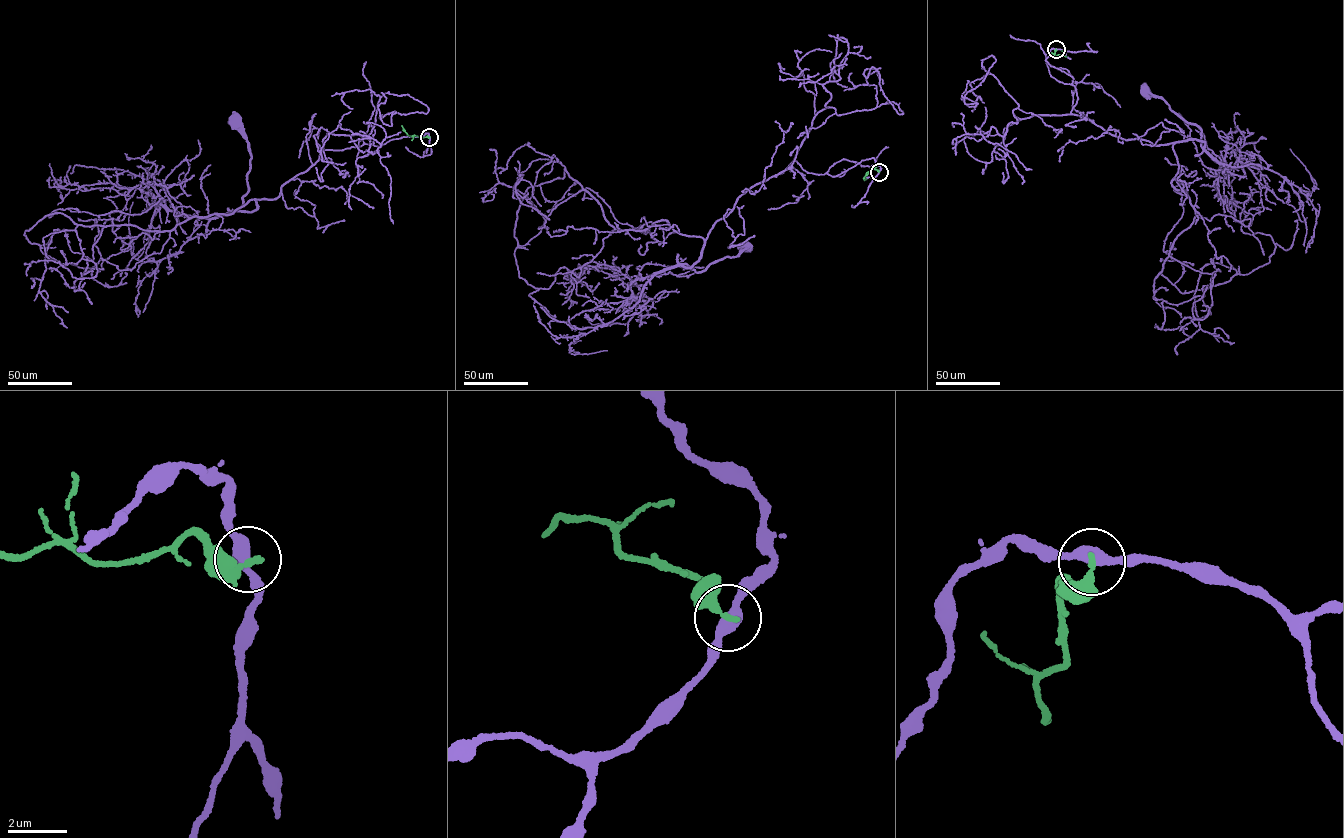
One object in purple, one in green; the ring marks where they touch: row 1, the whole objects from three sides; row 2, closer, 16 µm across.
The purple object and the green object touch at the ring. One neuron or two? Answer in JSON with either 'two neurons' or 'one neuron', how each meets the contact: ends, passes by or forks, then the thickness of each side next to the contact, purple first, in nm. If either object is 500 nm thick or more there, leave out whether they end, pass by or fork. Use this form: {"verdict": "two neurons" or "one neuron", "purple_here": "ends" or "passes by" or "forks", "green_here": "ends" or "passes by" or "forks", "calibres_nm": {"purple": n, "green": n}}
{"verdict": "two neurons", "purple_here": "passes by", "green_here": "ends", "calibres_nm": {"purple": 360, "green": 300}}

